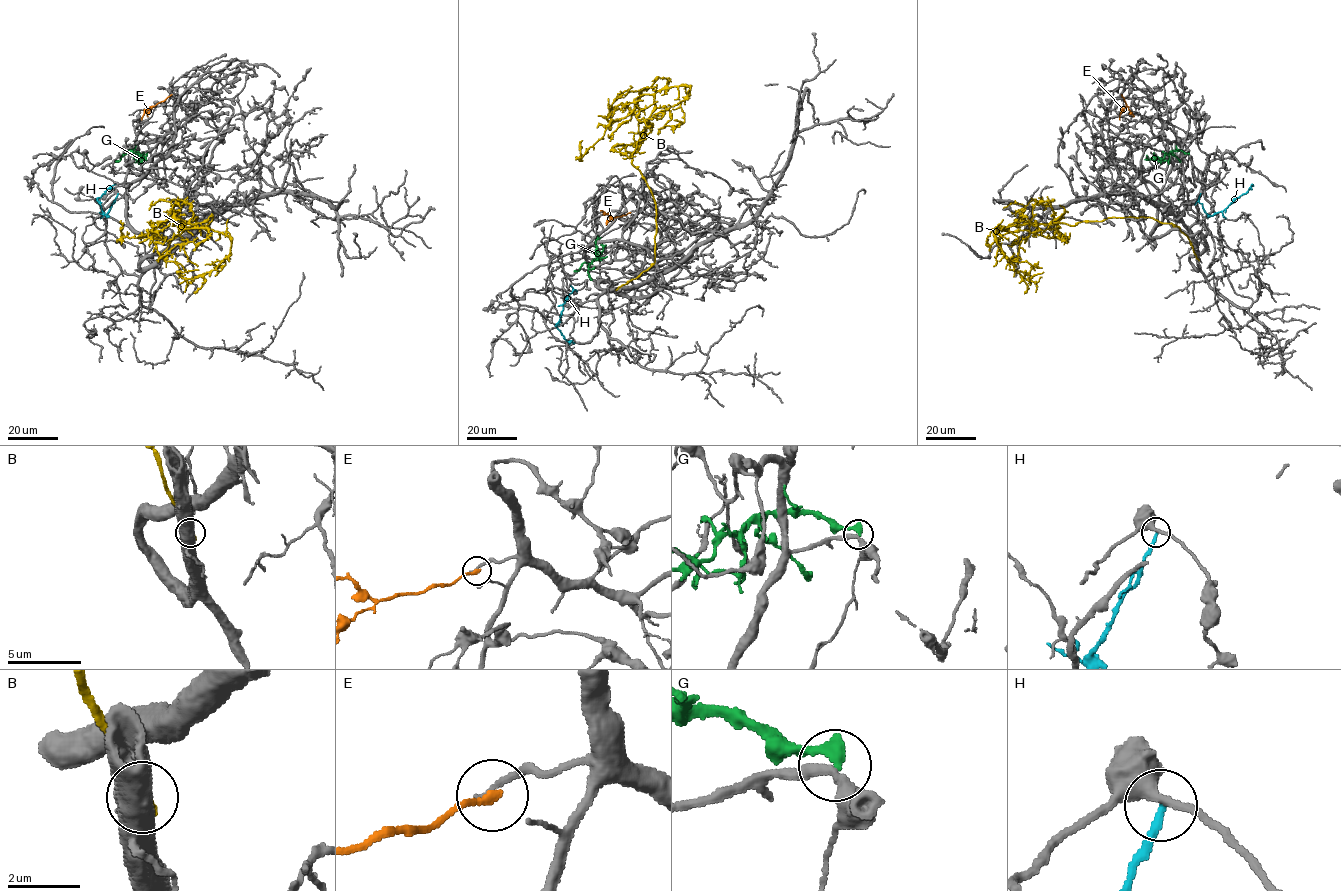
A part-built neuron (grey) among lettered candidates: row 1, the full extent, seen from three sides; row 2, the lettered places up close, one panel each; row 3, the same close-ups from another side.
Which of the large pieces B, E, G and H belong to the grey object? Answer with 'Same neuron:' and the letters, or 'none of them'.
Same neuron: none of them

